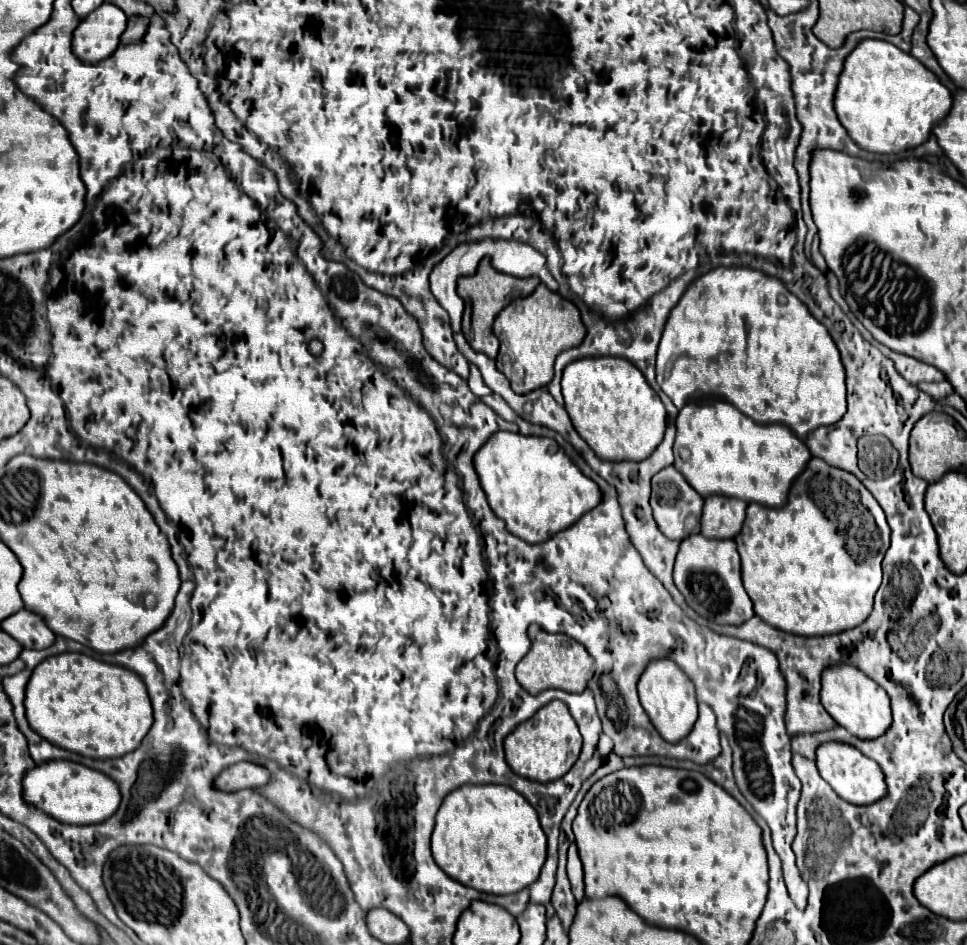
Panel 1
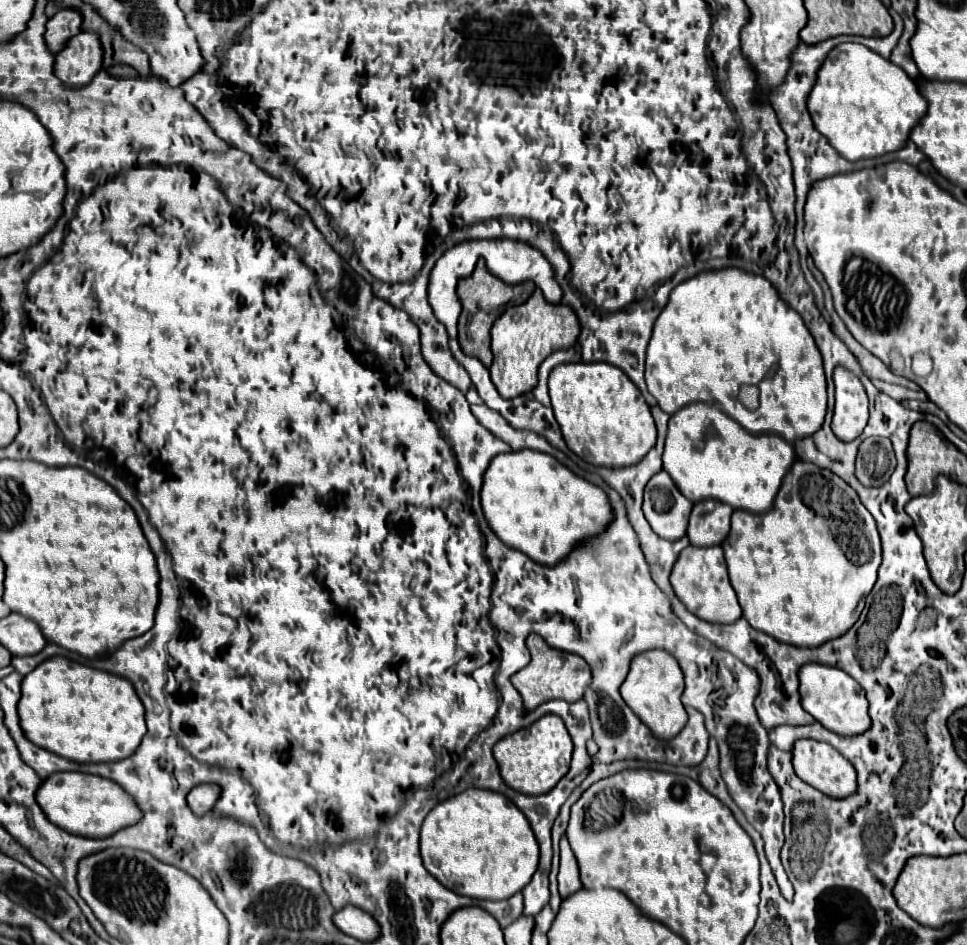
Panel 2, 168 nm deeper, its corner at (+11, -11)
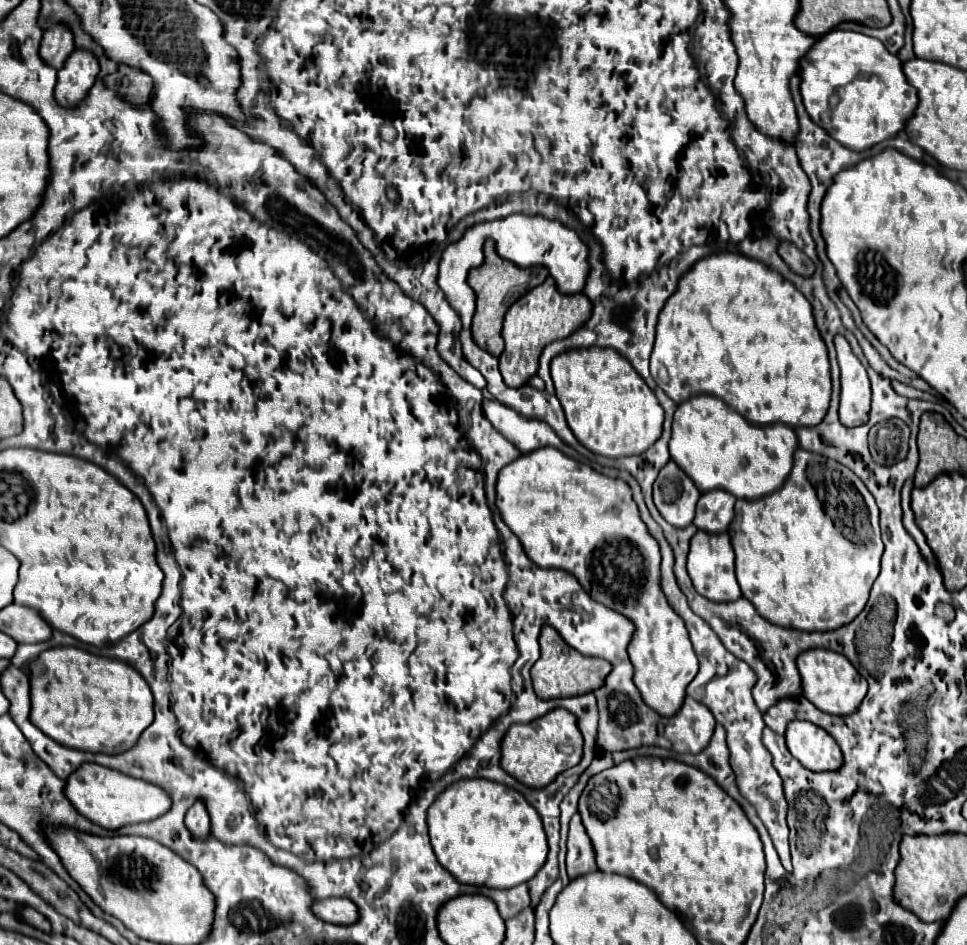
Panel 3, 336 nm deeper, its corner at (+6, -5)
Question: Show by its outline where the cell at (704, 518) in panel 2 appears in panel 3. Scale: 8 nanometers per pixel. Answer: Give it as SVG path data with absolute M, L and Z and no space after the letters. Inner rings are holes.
M722 489L702 493L696 505L694 525L708 533L728 531L734 519L734 503L736 503L736 497Z

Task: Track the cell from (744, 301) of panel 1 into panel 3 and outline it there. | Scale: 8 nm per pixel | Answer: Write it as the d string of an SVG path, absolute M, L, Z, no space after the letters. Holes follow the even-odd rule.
M718 253L718 255L710 255L704 257L700 261L694 263L694 267L690 267L682 279L678 281L678 287L674 291L674 295L670 295L670 299L666 301L664 309L660 311L658 317L658 325L656 325L656 343L654 343L654 351L650 357L650 373L654 377L654 381L658 383L658 387L664 389L664 393L674 399L674 403L682 403L686 399L690 399L692 395L700 395L700 393L710 393L720 397L724 403L728 403L734 411L738 411L744 419L748 419L754 425L770 425L770 423L786 423L790 427L802 427L802 425L818 425L828 409L830 403L830 363L828 363L828 351L826 345L814 325L814 317L812 317L812 305L808 303L808 299L782 275L778 275L778 271L770 269L768 265L750 259L746 255L740 253Z

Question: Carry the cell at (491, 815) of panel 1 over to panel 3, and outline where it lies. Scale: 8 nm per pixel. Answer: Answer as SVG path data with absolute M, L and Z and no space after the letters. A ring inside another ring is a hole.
M460 779L446 787L428 809L428 831L440 865L468 885L516 887L532 879L548 855L538 811L522 793L488 779Z

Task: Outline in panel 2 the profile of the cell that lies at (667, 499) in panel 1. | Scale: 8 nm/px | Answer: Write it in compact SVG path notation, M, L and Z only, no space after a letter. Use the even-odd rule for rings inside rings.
M659 471L645 487L643 513L651 529L667 541L677 541L687 533L687 521L693 503L675 487L673 479Z

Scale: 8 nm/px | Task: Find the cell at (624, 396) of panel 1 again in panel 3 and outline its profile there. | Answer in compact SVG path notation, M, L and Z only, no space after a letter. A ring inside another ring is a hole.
M570 349L552 359L550 365L552 381L556 387L556 397L560 399L566 421L576 435L576 439L590 451L604 455L604 457L626 457L644 453L662 433L664 409L658 403L654 391L644 383L644 379L632 369L632 365L614 349Z

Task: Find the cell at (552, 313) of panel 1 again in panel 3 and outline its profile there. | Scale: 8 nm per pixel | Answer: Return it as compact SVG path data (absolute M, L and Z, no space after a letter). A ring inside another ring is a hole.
M548 277L542 285L534 287L526 295L522 295L508 311L504 317L504 327L502 327L502 337L504 337L504 351L500 355L500 373L506 381L508 387L522 387L526 381L536 375L538 371L538 357L542 349L558 341L562 337L568 337L574 333L574 329L582 327L592 313L592 301L584 293L574 293L574 295L562 295L556 289L556 283L552 277Z

